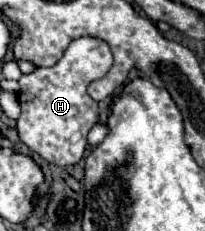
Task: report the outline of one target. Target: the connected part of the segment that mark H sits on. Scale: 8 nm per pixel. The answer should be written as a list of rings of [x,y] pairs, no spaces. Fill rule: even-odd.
[[[82,36],[70,42],[58,64],[36,68],[32,74],[22,76],[18,80],[18,102],[22,108],[18,118],[20,140],[50,164],[60,168],[76,164],[88,150],[88,130],[98,122],[98,104],[88,96],[86,88],[90,82],[106,76],[112,60],[112,50],[104,40]]]

